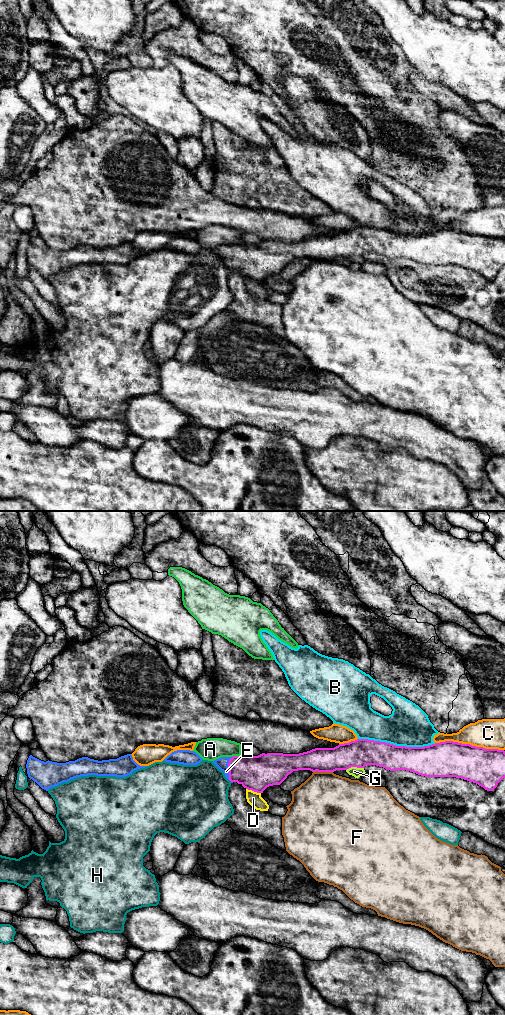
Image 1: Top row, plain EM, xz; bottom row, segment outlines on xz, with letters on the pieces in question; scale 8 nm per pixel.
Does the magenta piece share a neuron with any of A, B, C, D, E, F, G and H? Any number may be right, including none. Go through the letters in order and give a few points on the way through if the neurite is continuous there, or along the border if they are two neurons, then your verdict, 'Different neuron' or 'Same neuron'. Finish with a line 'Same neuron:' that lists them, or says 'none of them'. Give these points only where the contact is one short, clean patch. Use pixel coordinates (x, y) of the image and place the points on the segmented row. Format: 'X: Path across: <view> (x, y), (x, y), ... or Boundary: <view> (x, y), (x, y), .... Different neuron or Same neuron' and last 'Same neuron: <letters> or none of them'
A: Different neuron
B: Different neuron
C: Different neuron
D: Boundary: xz (246, 788), (260, 793). Different neuron
E: Path across: xz (256, 773), (243, 769), (228, 768), (222, 763). Same neuron
F: Different neuron
G: Different neuron
H: Different neuron
Same neuron: E

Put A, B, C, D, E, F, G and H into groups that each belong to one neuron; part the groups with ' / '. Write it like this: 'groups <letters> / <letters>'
groups A / B / C / D / E / F / G / H

